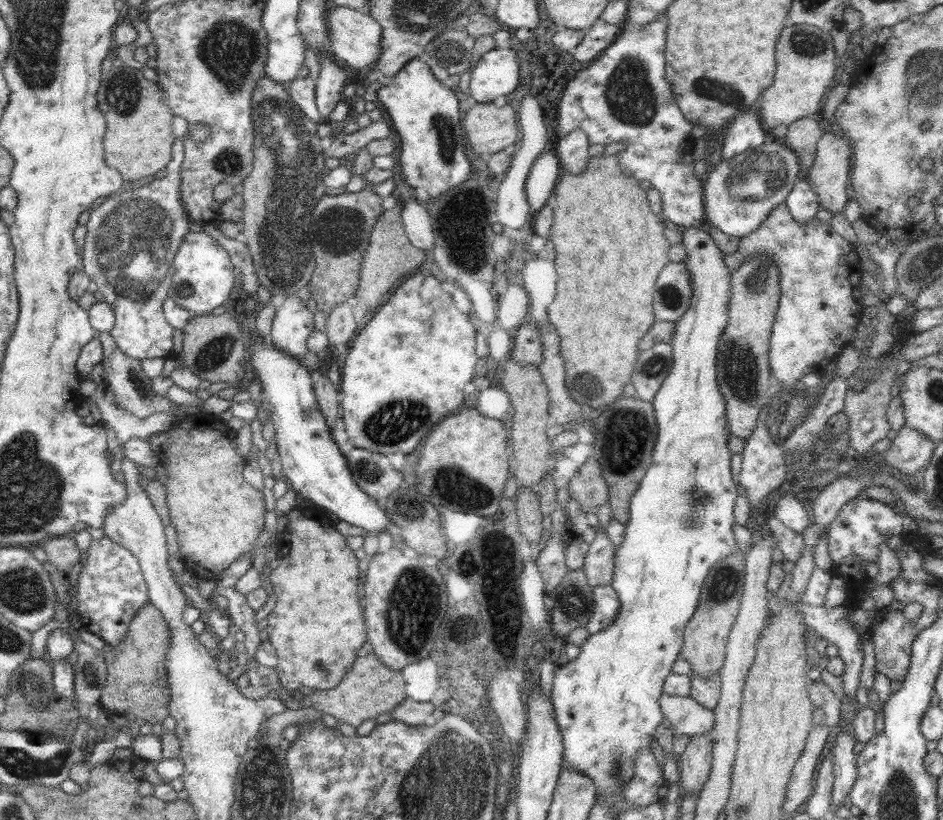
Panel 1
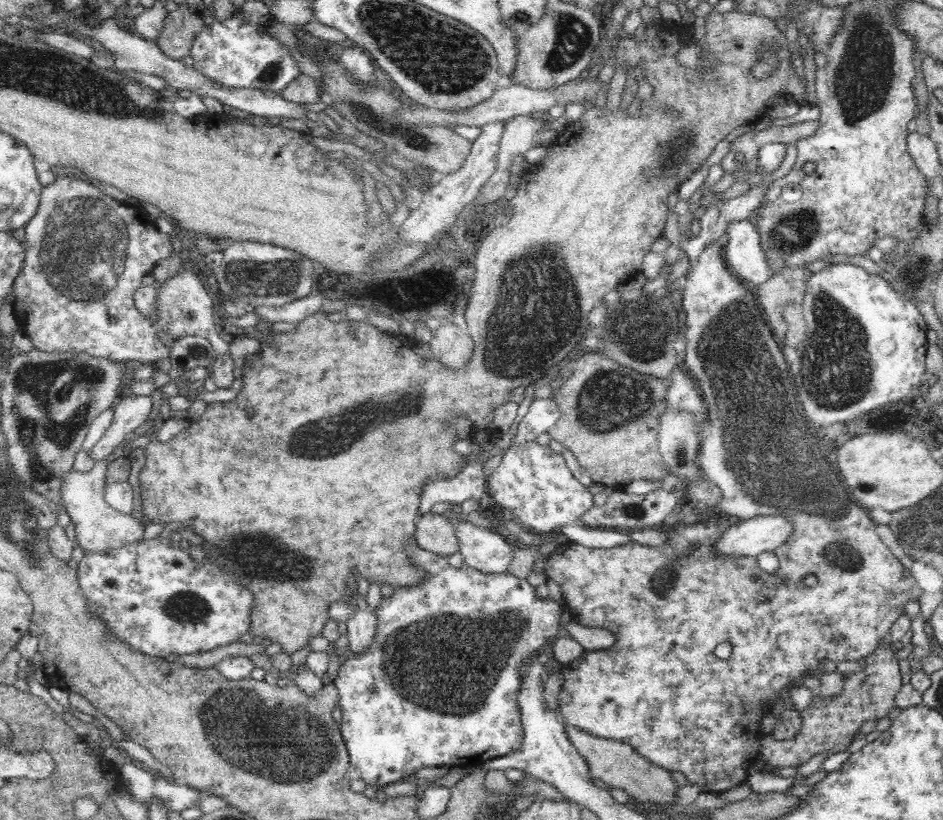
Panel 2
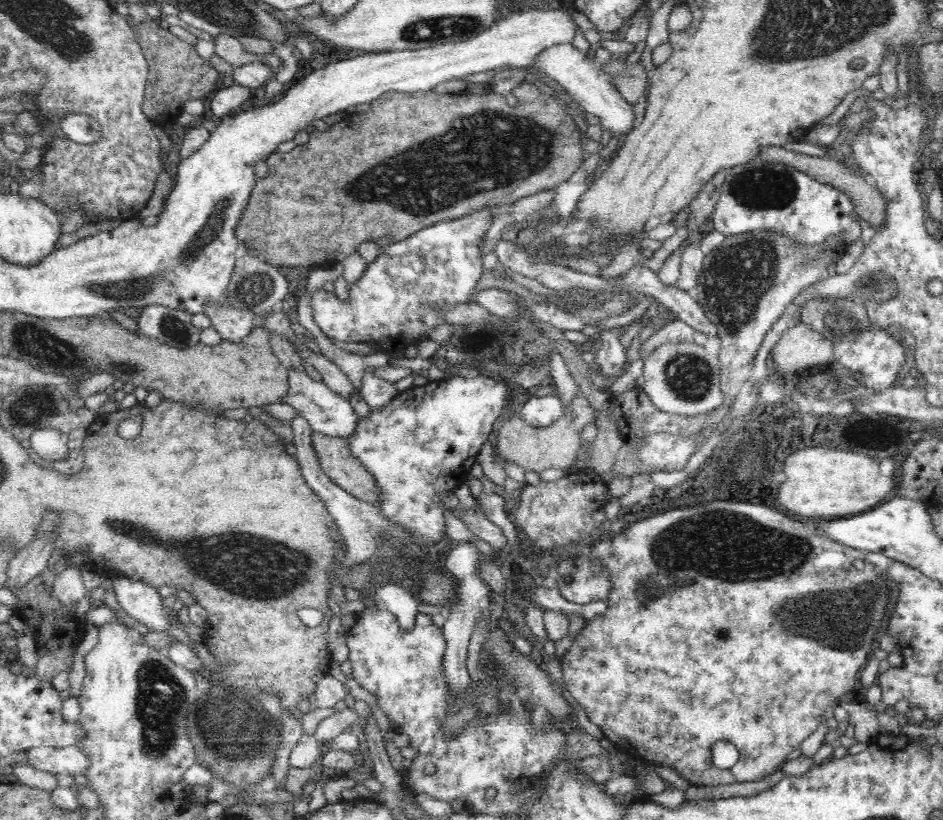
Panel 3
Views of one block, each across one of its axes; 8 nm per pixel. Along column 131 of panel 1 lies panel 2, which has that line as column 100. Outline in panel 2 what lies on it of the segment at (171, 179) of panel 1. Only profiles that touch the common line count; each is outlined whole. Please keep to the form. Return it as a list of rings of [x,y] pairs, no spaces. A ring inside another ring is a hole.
[[[57,177],[42,188],[39,205],[25,226],[25,261],[12,290],[15,300],[13,313],[19,331],[41,352],[86,352],[97,358],[117,361],[138,361],[157,369],[167,358],[171,348],[157,336],[148,317],[135,305],[134,293],[141,280],[170,253],[171,233],[164,233],[153,225],[153,219],[140,206],[118,202],[92,183]]]

